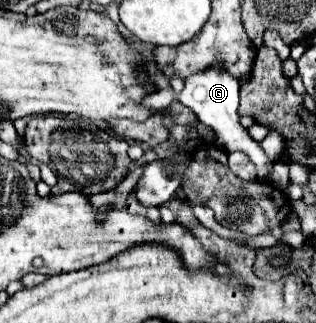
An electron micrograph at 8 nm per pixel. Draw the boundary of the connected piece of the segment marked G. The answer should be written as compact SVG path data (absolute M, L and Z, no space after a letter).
M209 66L203 72L199 72L199 74L191 74L185 80L185 88L181 92L176 93L171 87L161 89L143 98L141 104L154 110L164 110L174 100L178 100L181 104L185 104L187 108L191 108L197 114L199 122L203 122L205 126L211 126L217 132L217 140L215 140L217 146L225 148L227 152L243 150L255 162L257 178L259 180L269 180L273 164L265 156L261 146L253 138L249 138L247 130L239 124L239 114L237 114L237 106L239 106L239 80L233 78L223 66Z

